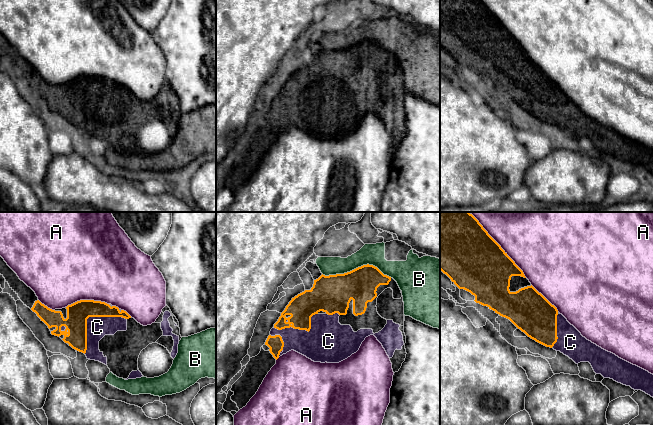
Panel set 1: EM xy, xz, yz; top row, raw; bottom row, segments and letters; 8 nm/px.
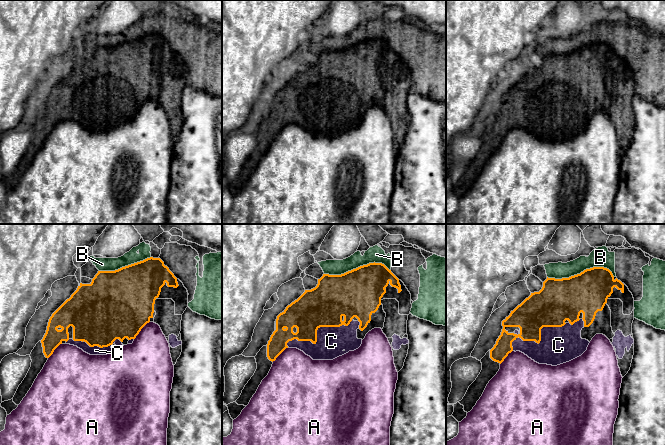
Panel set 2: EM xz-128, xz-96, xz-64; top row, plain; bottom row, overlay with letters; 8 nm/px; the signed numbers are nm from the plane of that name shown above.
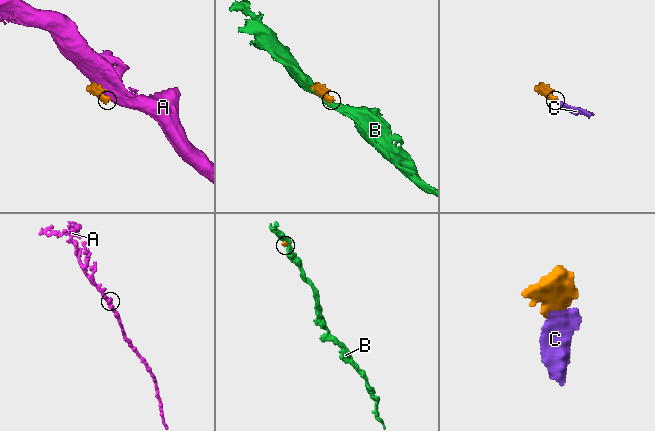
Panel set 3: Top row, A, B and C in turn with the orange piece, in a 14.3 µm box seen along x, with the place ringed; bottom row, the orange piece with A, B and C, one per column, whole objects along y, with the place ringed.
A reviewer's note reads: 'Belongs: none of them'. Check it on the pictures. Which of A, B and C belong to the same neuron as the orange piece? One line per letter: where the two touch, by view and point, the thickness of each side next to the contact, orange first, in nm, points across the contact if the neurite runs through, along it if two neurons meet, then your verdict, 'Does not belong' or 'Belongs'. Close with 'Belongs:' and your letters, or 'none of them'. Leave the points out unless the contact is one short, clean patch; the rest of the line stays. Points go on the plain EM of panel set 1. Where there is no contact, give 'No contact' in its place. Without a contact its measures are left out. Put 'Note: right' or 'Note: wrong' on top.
Note: wrong
A: Touches orange at yz (504, 27). Thickness 480 nm (orange) against 400 nm. Does not belong
B: Touches orange at xz (357, 44). Thickness 280 nm (orange) against 180 nm. Does not belong
C: Touches orange at xy (89, 92). Thickness 180 nm (orange) against 180 nm. Belongs
Belongs: C

